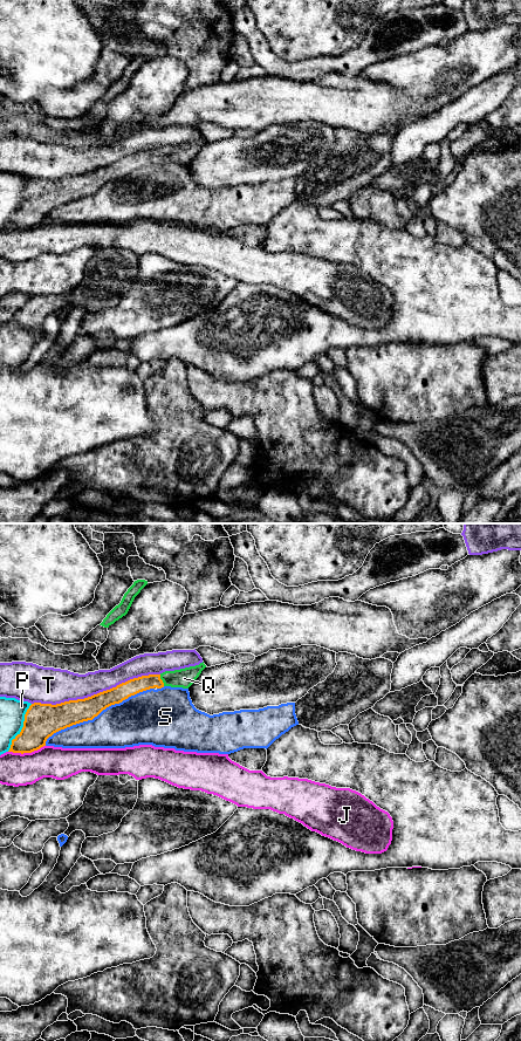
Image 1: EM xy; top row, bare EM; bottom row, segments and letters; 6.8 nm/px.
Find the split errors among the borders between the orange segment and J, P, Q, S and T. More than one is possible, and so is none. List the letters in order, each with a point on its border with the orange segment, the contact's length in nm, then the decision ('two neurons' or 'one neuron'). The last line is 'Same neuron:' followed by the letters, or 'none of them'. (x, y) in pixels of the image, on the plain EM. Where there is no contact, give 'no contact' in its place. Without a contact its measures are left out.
J: xy (26, 227) | 260 nm | two neurons
P: xy (22, 203) | 360 nm | two neurons
Q: xy (162, 156) | 90 nm | one neuron
S: xy (97, 190) | 850 nm | two neurons
T: xy (95, 170) | 900 nm | two neurons
Same neuron: Q

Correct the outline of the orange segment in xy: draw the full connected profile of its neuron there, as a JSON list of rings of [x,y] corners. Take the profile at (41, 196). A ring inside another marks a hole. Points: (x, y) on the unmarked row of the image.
[[[203,137],[196,142],[165,146],[160,150],[142,151],[91,172],[56,180],[34,178],[27,185],[23,203],[12,215],[8,227],[23,230],[37,226],[46,221],[47,214],[54,208],[92,196],[107,183],[139,167],[164,162],[188,164],[205,143]]]

